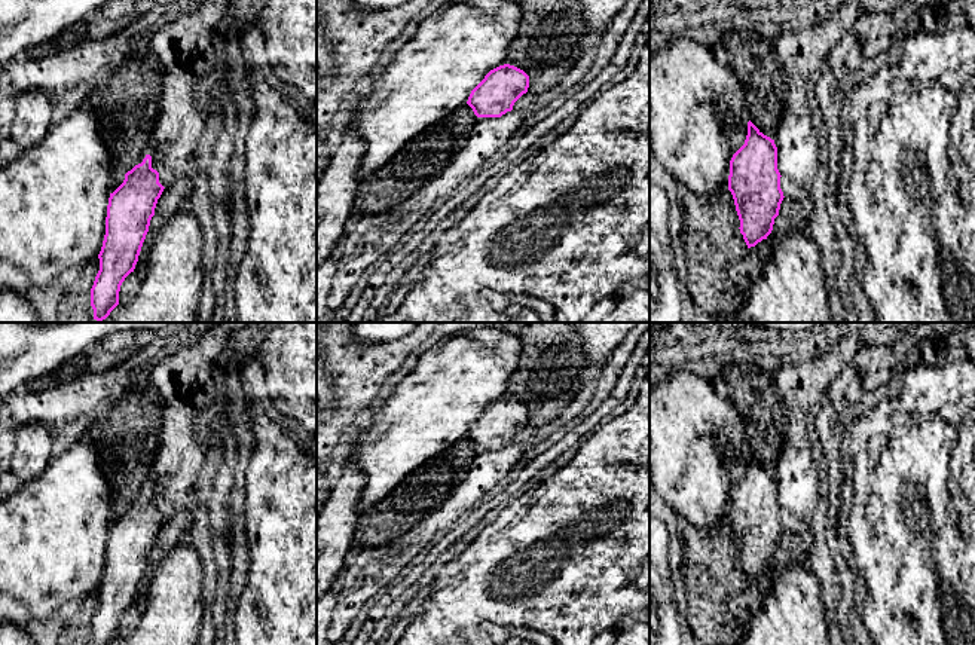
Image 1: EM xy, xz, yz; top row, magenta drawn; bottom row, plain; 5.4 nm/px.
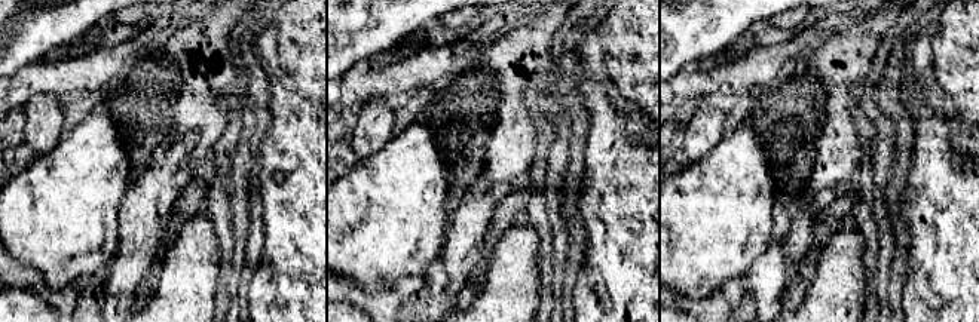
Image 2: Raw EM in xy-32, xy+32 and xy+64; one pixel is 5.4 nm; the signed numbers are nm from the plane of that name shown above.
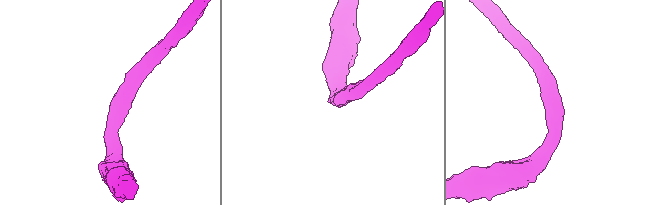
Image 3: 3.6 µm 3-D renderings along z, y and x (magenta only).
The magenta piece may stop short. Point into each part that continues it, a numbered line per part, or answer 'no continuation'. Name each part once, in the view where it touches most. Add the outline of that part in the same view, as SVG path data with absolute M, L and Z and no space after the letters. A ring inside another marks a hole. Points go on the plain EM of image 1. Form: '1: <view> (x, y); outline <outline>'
no continuation

